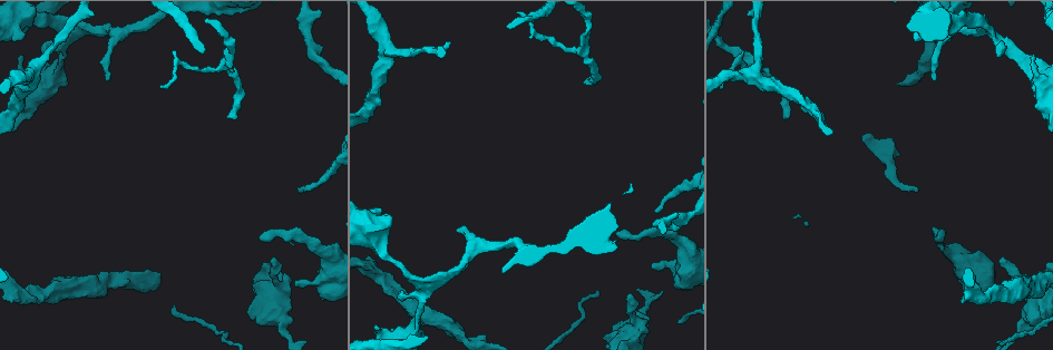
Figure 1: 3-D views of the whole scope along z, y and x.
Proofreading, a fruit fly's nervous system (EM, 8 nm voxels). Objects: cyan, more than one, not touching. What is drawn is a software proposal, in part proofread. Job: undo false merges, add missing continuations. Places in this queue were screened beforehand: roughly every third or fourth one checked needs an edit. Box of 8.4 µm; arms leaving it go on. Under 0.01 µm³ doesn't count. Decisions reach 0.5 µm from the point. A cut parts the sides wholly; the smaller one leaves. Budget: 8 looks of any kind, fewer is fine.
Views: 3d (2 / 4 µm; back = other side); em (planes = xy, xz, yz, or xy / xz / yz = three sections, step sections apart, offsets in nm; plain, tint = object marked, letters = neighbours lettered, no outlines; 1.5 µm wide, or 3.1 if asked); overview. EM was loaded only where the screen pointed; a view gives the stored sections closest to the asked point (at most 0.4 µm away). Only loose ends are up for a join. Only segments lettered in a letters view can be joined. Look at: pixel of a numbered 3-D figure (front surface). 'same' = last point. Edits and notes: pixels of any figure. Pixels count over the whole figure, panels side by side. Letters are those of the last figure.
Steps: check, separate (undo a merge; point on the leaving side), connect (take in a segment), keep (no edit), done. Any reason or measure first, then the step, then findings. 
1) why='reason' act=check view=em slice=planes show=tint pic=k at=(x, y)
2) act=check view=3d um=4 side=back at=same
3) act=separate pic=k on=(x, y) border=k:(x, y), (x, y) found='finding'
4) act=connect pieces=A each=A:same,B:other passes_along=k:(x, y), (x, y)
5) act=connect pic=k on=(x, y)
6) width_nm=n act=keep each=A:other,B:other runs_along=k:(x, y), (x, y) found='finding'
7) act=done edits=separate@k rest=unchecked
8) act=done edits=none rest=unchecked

why='three arms meet' act=check view=3d um=2 pic=1 at=(473, 244)

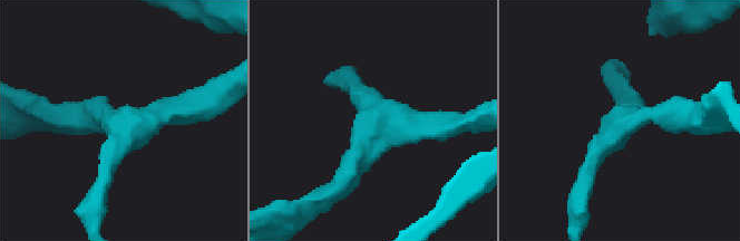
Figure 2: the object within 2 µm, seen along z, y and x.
act=check view=em slice=planes show=letters pic=2 at=(127, 119)

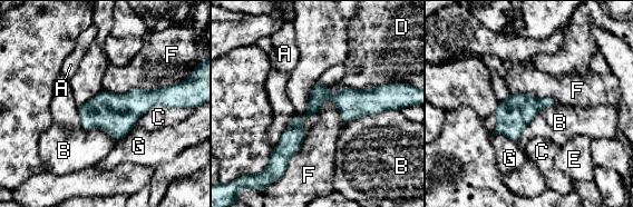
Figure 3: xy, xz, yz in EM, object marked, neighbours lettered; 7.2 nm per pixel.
width_nm=140 act=keep each=A:other,B:other,C:other,D:other,E:other,F:other,G:other runs_along=3:(383, 100), (324, 96), (310, 111) found='one cell here'

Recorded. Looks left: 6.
why='an open end' act=check view=em slice=yz step=8 show=letters pic=1 at=(376, 326)

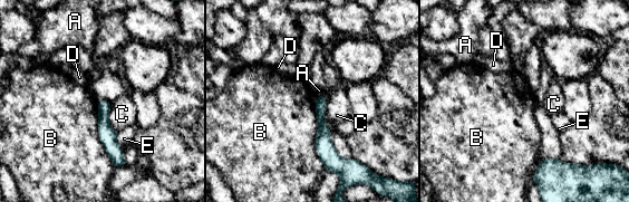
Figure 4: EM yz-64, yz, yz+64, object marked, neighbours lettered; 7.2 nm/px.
why='another direction' act=check view=em slice=planes show=letters at=same

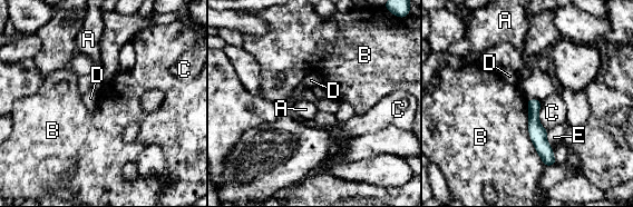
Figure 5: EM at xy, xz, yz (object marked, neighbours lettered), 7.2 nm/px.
act=keep each=A:other,B:other,C:other,D:other,E:other border=5:(526, 100), (528, 137), (544, 165) found='no lettered segment goes on from it'

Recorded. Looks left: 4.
why='tapers out' act=check view=em slice=planes show=letters pic=1 at=(782, 115)

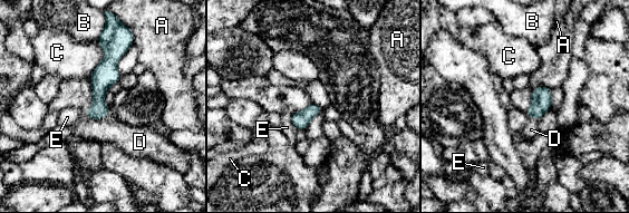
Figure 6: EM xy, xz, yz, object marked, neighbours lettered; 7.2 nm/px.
act=connect pieces=D each=A:other,B:other,C:other,D:same,E:other passes_along=6:(100, 84), (97, 118), (109, 129) found='the cell continues'

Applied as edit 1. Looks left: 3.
act=done edits=connect@6 rest=unchecked

